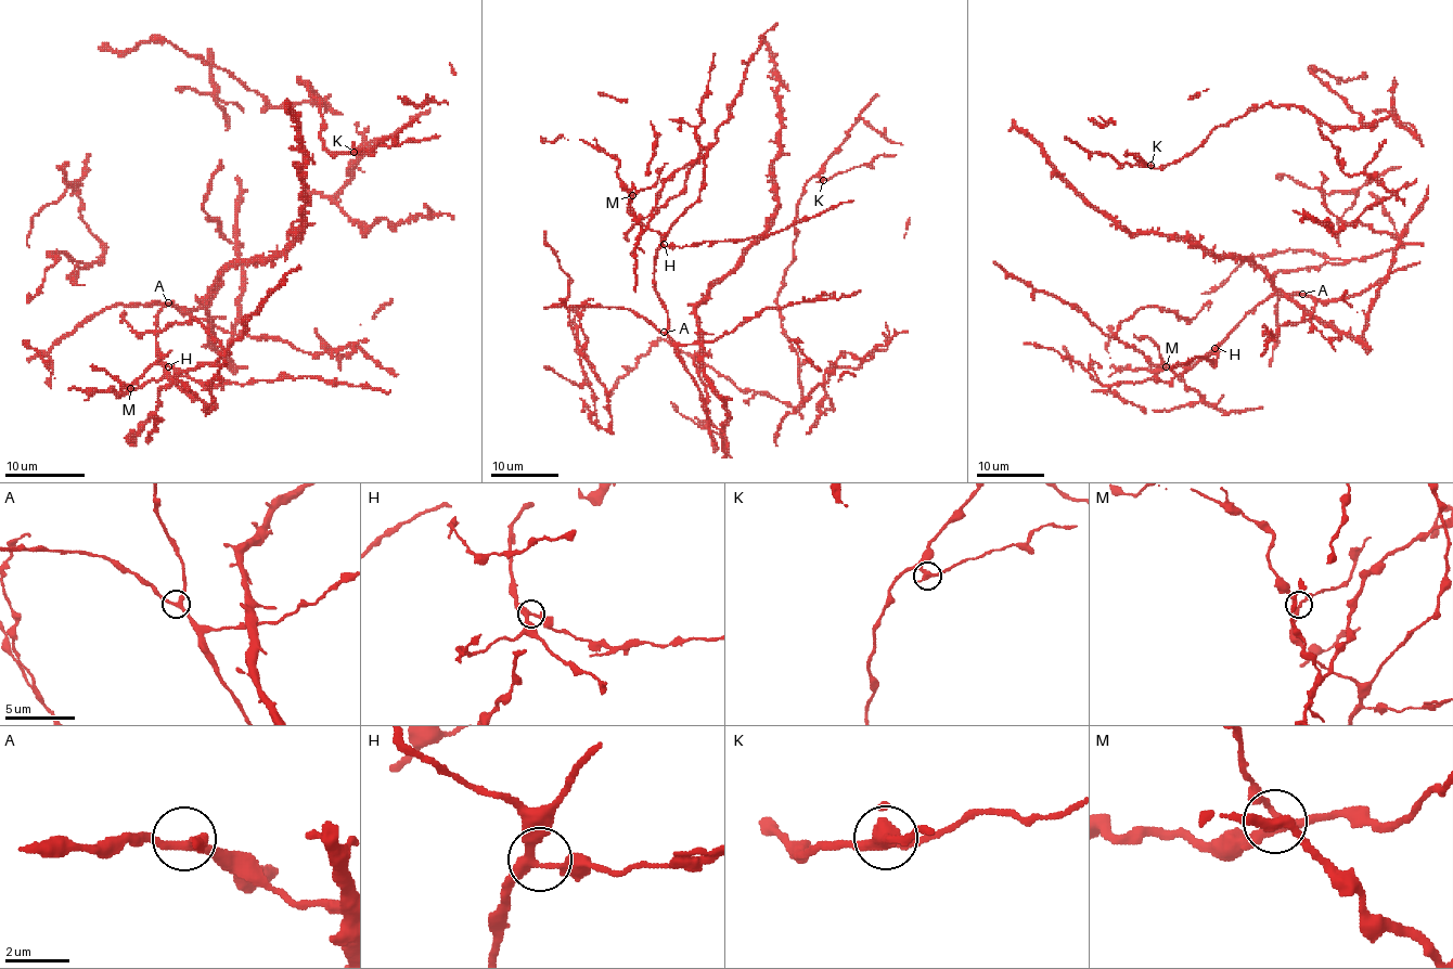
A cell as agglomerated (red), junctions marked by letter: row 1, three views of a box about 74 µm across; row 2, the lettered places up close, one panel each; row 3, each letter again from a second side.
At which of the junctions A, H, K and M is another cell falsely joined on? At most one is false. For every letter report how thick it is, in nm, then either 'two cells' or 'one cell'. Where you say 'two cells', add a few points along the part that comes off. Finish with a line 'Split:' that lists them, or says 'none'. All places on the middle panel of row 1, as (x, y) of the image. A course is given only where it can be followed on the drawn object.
A: 240 nm | one cell
H: 280 nm | one cell
K: 240 nm | two cells | (823, 180), (871, 164), (881, 155), (896, 155)
M: 220 nm | one cell
Split: K

